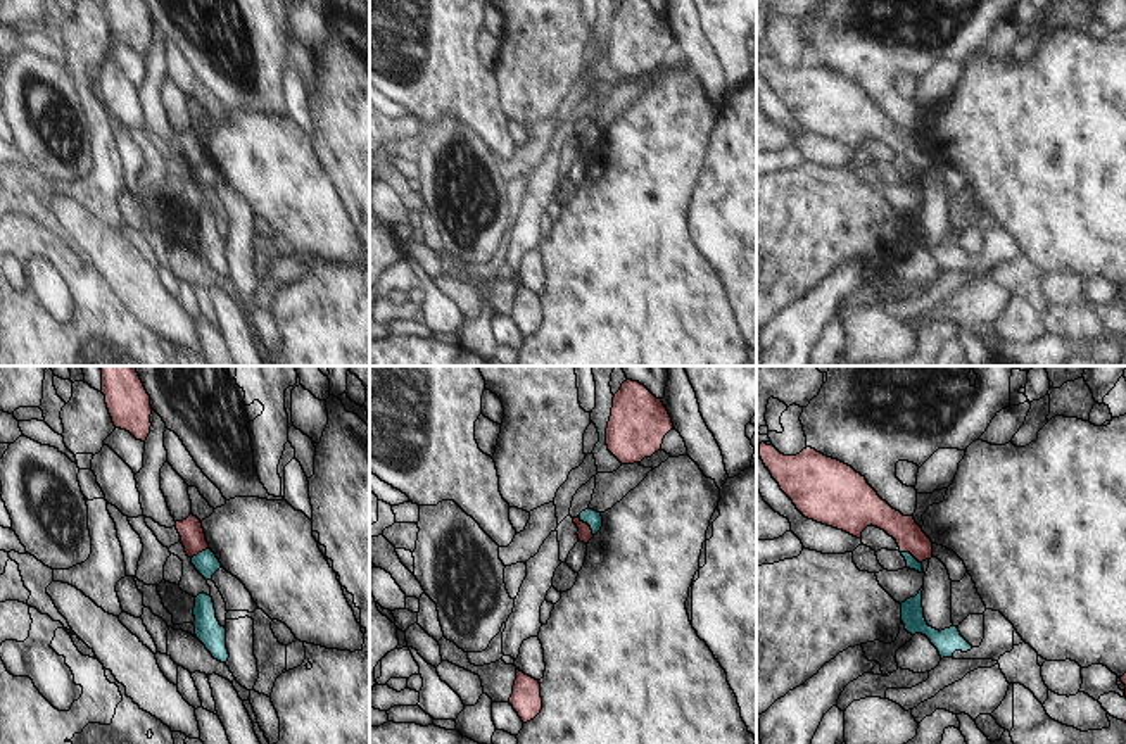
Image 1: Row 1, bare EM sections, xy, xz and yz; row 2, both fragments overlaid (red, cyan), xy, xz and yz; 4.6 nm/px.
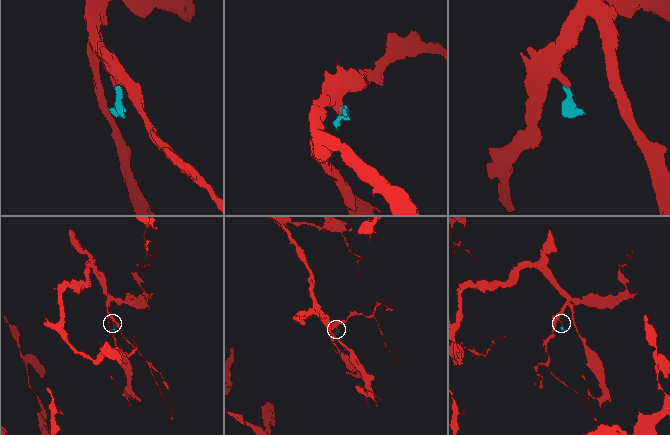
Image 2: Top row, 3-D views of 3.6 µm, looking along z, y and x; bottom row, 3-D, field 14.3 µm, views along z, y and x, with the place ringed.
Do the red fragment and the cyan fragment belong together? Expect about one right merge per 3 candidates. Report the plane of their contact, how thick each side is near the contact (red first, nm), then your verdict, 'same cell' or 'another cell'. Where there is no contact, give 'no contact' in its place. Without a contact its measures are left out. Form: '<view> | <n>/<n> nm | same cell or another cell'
xz | 70/80 nm | same cell

